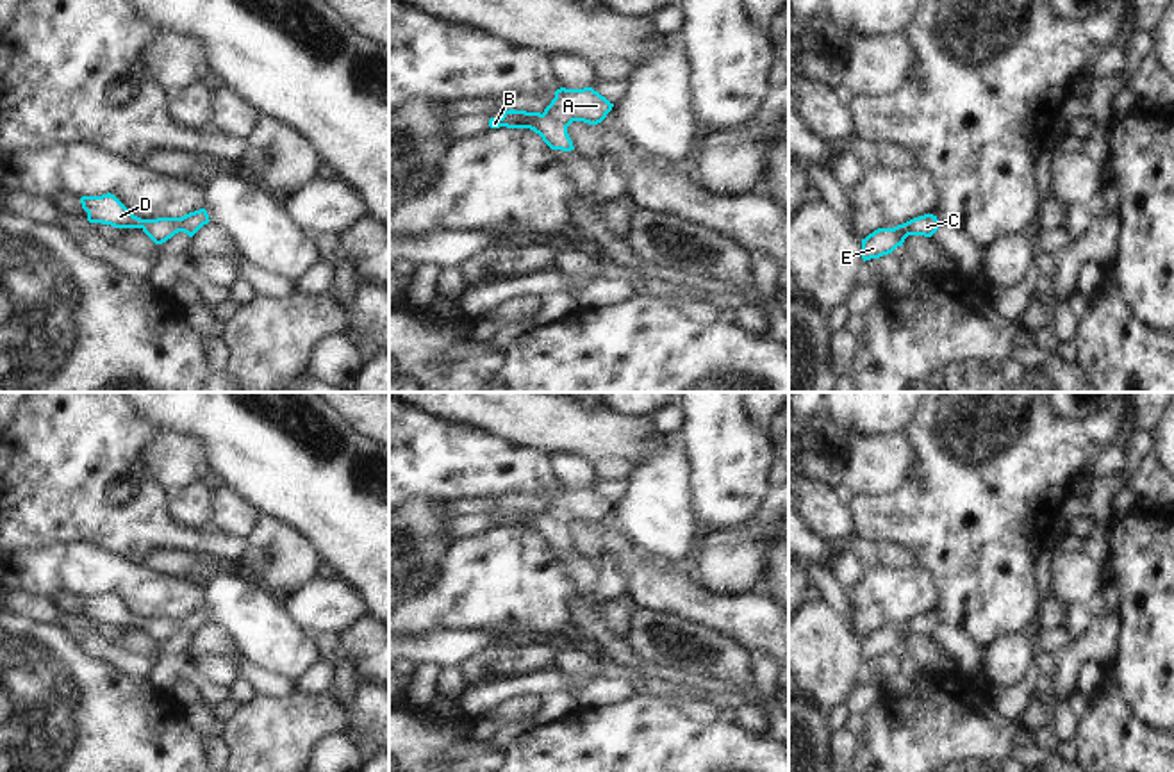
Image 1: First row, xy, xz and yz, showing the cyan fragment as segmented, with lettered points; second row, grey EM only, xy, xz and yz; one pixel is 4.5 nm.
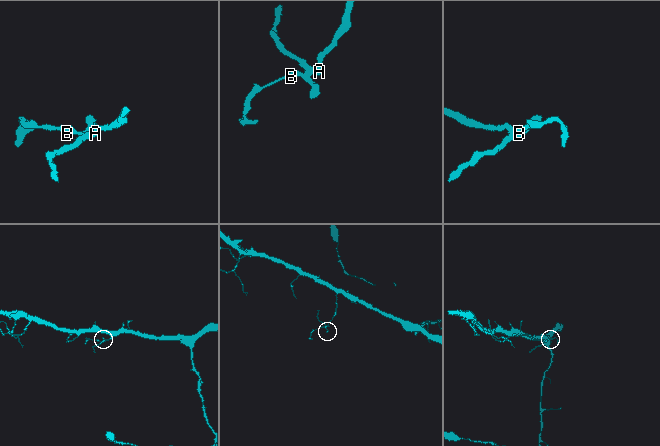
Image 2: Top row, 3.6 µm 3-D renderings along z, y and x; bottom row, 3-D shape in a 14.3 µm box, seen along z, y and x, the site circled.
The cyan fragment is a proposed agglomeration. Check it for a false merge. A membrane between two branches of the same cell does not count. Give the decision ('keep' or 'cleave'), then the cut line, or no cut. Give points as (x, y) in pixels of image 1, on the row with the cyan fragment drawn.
keep; no cut

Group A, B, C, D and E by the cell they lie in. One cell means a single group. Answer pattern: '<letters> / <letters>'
A B C D E

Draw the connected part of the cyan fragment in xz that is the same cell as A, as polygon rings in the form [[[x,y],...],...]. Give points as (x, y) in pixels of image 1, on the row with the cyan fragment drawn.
[[[560,87],[555,91],[555,98],[542,114],[510,109],[503,111],[501,118],[491,118],[489,127],[530,128],[539,134],[551,150],[571,152],[575,146],[567,134],[567,127],[573,121],[598,125],[607,118],[612,107],[614,103],[592,87]]]

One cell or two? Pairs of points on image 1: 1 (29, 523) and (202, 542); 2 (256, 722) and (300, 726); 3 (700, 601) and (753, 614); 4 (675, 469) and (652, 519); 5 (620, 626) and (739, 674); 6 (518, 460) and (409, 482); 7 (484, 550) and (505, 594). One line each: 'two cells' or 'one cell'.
1: one cell
2: one cell
3: one cell
4: one cell
5: two cells
6: one cell
7: one cell

